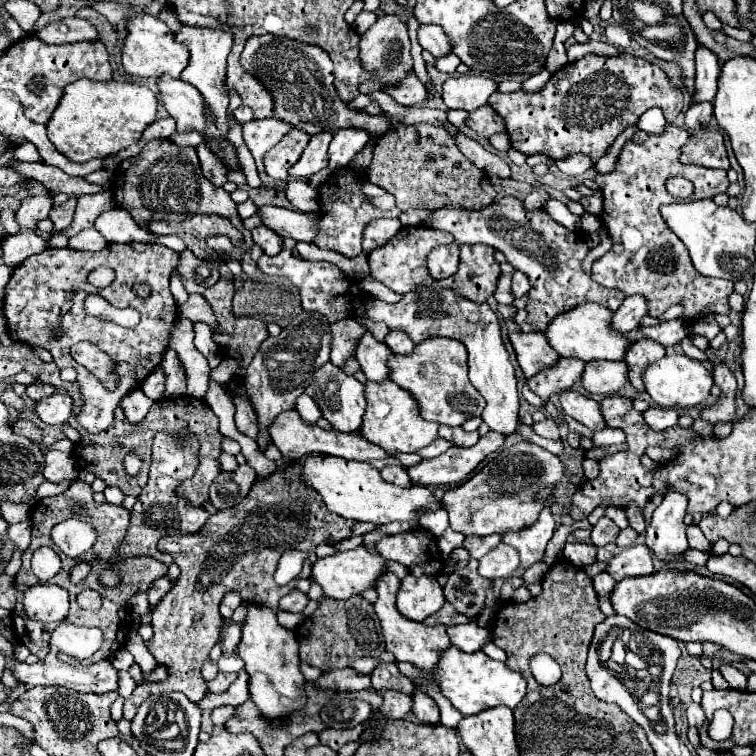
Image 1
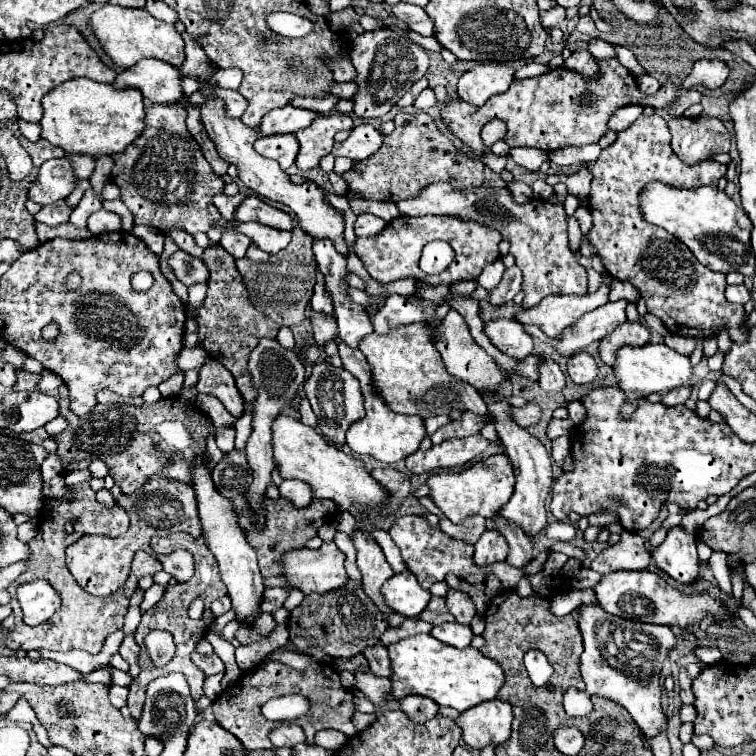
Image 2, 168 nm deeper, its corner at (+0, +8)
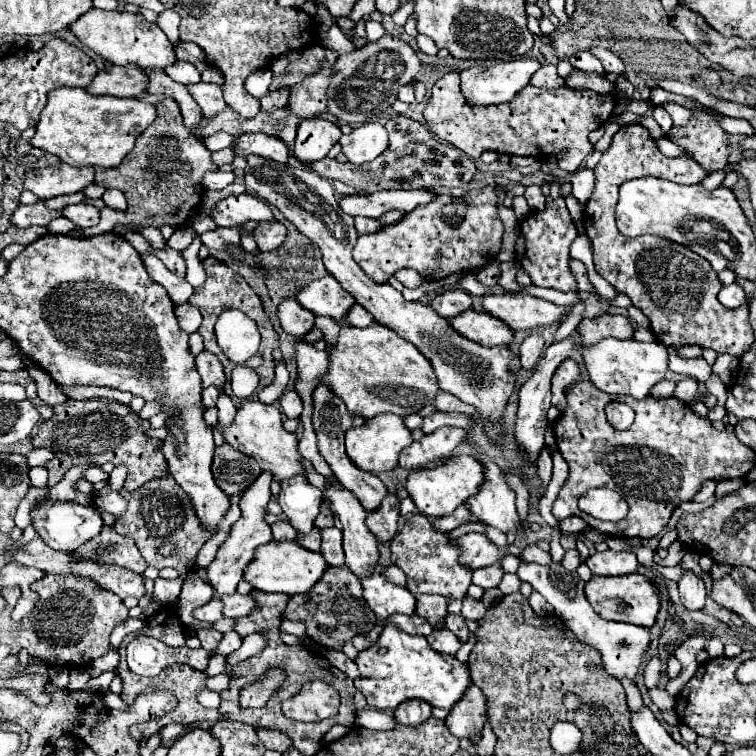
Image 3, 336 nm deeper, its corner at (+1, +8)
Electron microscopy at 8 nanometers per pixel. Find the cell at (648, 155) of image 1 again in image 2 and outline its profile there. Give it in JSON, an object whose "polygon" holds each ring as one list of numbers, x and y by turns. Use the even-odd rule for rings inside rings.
{"polygon":[[639,115,633,125,617,133,617,141,603,149,599,159,587,163,587,169,593,175,589,193,593,229,589,233,589,243,595,247,595,255,601,259,607,273,635,285,649,313,657,315,671,333,713,337,727,327,731,341,743,343,747,339,743,307,725,299,725,275,703,267,675,235,665,233,661,227,653,227,653,223,645,223,639,209,639,195,643,187,653,181,677,189,717,185,717,181,725,177,727,167,717,161,697,163,693,167,685,165,673,155,667,121,659,115]]}

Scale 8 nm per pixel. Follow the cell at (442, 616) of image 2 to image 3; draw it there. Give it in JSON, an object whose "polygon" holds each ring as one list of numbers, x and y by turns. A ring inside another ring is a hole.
{"polygon":[[416,595,416,613,426,617,432,627,446,615,446,599,440,595]]}

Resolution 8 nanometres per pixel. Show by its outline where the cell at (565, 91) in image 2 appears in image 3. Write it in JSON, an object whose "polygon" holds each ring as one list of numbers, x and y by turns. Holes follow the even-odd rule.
{"polygon":[[452,71,438,79,432,87,428,105,424,109,428,129,442,141,462,149,468,157,478,159,484,151,496,151,504,155,520,157,546,157,552,153,562,153,558,167,574,173,580,169,584,157,592,151,588,133,598,129,614,111,616,99,612,95,598,95,594,91,576,91,570,87,558,89,538,89,524,87,512,101,472,107,460,91,460,73]]}

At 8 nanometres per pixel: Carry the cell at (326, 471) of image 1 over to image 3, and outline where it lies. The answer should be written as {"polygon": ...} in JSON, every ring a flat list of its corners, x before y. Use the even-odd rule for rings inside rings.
{"polygon":[[244,401,236,415,232,425,222,429,222,437,228,445,234,449,242,451,248,457,254,457,264,471,270,471,278,481,294,477,294,475,304,475,304,467,298,463,298,439,296,433,288,433,282,427,280,419,280,409,274,405,264,405,260,401]]}

